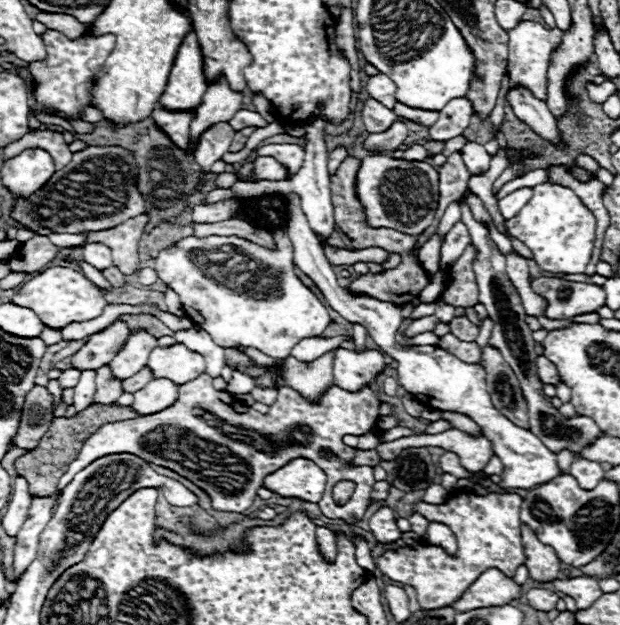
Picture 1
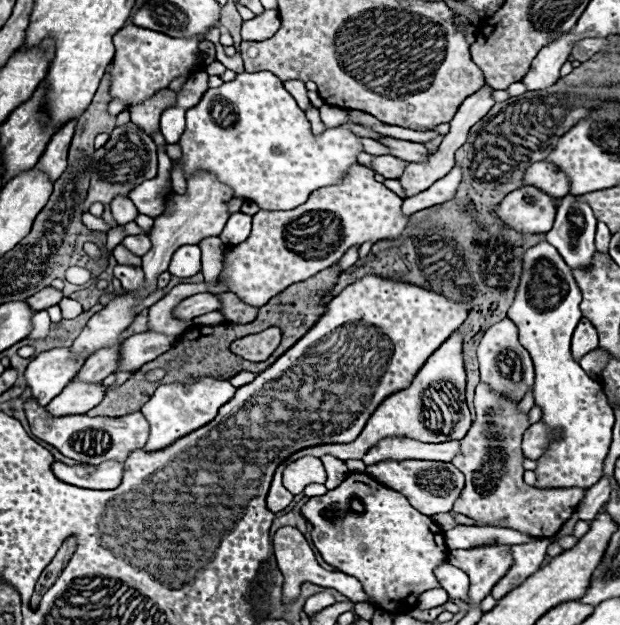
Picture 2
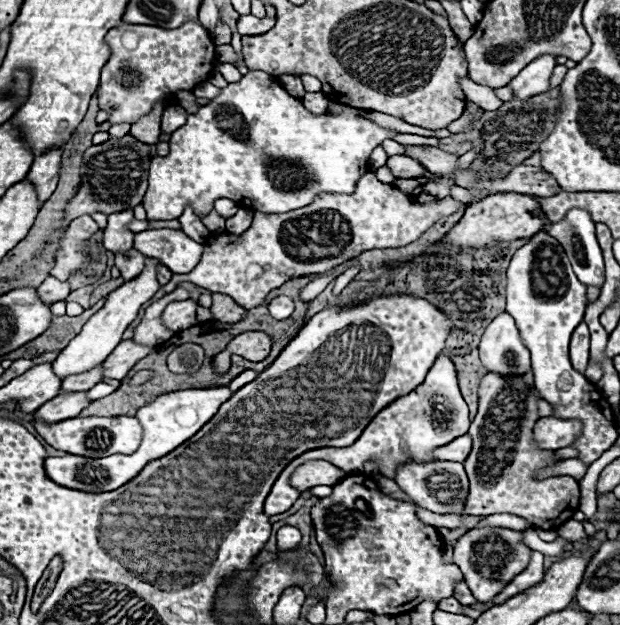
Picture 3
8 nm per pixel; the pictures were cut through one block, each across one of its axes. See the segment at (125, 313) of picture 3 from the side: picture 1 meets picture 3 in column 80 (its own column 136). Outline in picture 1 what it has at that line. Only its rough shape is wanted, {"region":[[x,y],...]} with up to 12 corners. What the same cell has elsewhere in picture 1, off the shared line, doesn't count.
{"region":[[130,332],[108,364],[116,378],[130,378],[158,346],[148,332]]}

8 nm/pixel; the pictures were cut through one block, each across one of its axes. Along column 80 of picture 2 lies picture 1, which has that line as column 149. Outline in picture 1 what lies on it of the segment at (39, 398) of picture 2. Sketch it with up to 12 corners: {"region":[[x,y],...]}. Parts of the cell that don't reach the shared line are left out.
{"region":[[178,342],[154,348],[154,378],[188,382],[206,370],[204,358]]}

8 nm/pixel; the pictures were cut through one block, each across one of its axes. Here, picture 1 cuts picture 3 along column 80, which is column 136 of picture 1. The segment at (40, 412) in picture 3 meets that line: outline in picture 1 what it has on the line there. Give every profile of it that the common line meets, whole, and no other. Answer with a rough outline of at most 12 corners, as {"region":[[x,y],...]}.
{"region":[[154,378],[134,394],[132,408],[146,416],[172,406],[178,386]]}

